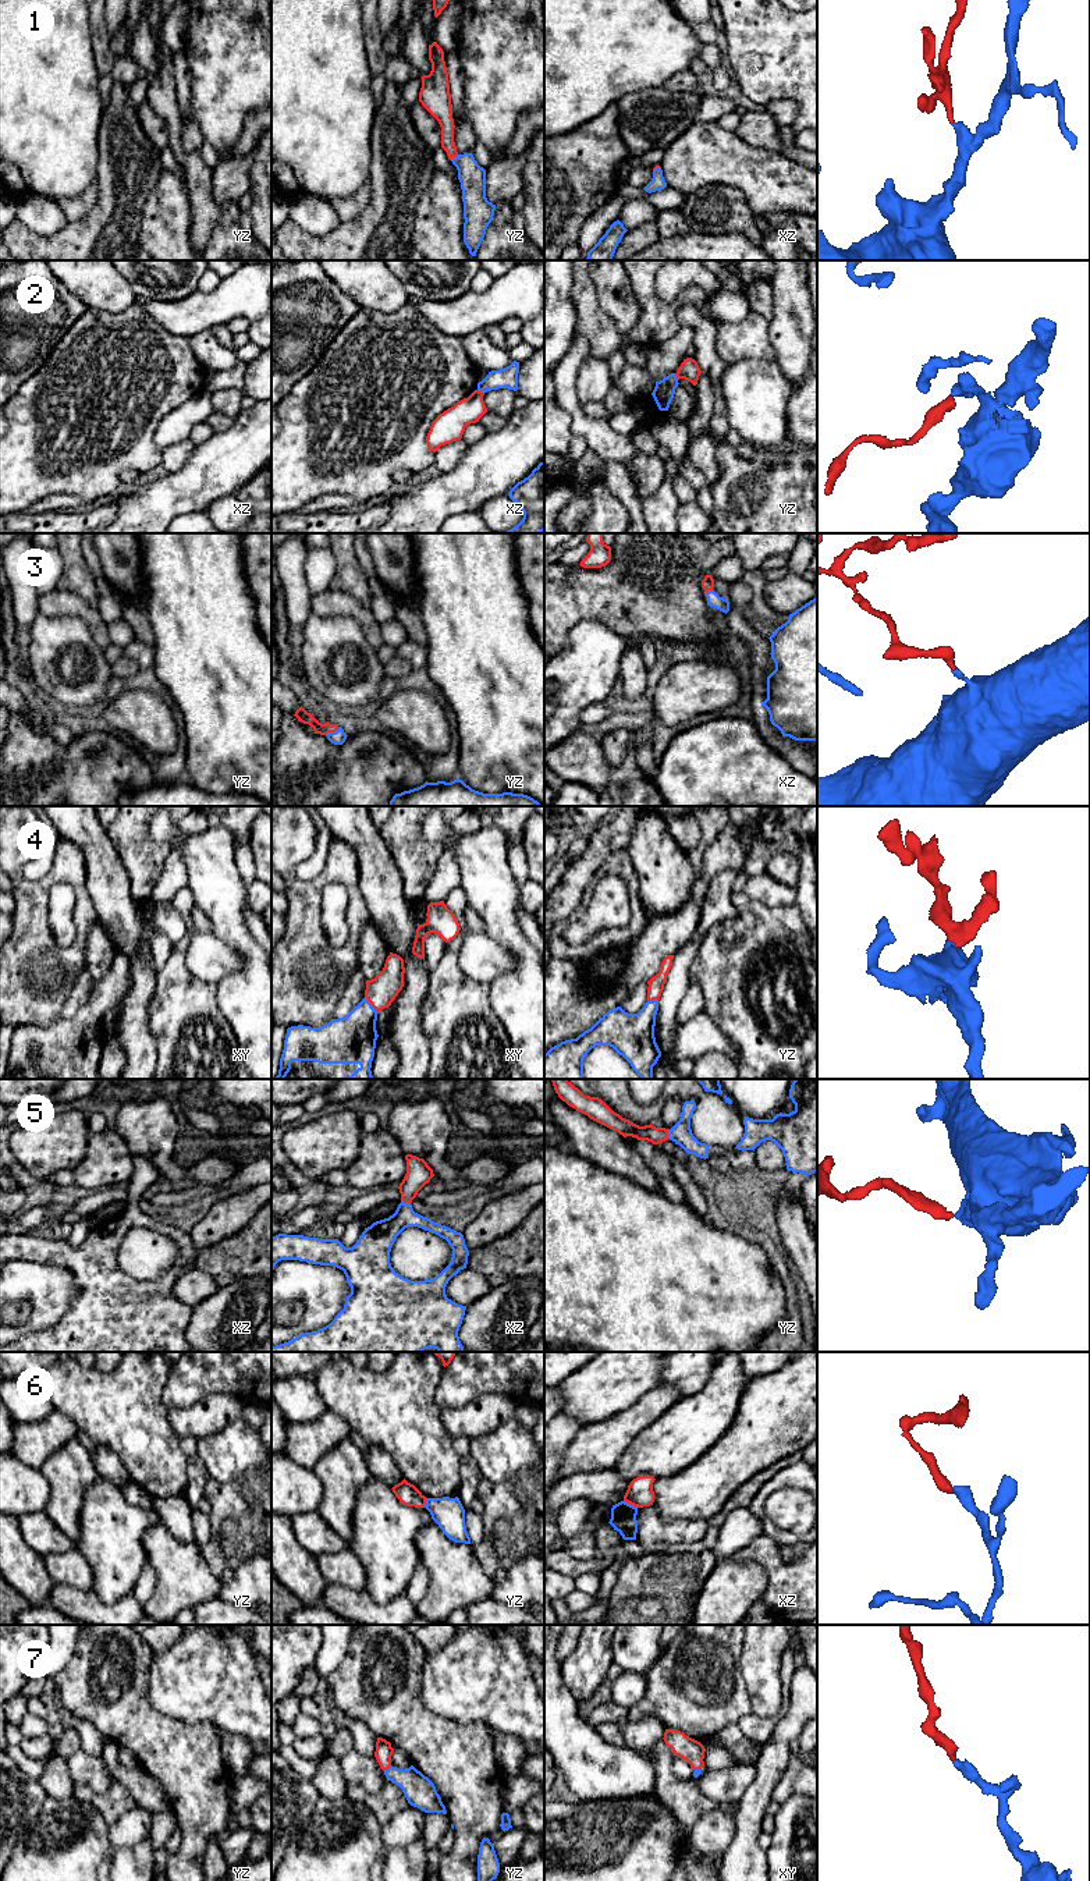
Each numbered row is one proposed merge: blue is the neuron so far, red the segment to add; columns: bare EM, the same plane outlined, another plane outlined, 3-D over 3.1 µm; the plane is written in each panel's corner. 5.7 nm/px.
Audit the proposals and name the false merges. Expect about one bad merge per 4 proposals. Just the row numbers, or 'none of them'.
2, 6

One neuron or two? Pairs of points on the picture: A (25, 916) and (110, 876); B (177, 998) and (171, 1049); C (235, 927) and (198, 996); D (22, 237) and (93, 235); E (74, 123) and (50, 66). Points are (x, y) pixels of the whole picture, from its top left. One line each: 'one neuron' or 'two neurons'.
A: two neurons
B: one neuron
C: two neurons
D: one neuron
E: one neuron

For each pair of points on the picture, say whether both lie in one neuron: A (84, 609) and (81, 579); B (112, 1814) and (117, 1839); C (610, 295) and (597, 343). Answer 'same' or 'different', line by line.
A: different
B: different
C: different

